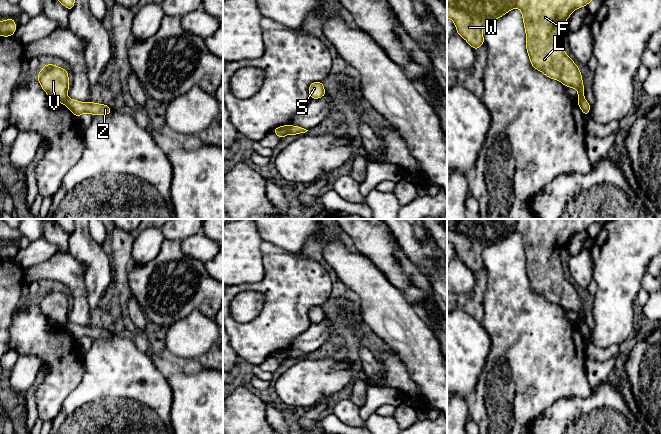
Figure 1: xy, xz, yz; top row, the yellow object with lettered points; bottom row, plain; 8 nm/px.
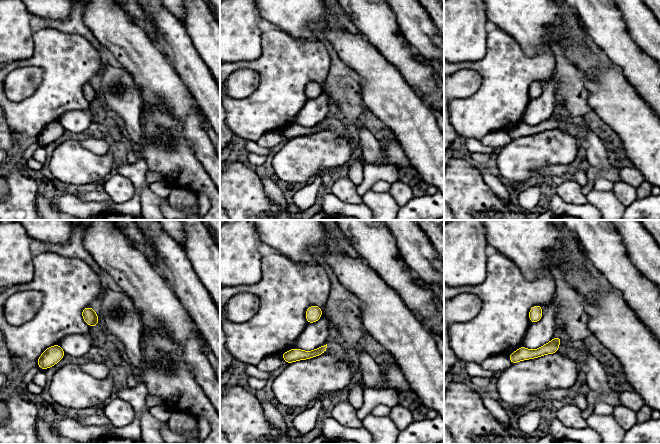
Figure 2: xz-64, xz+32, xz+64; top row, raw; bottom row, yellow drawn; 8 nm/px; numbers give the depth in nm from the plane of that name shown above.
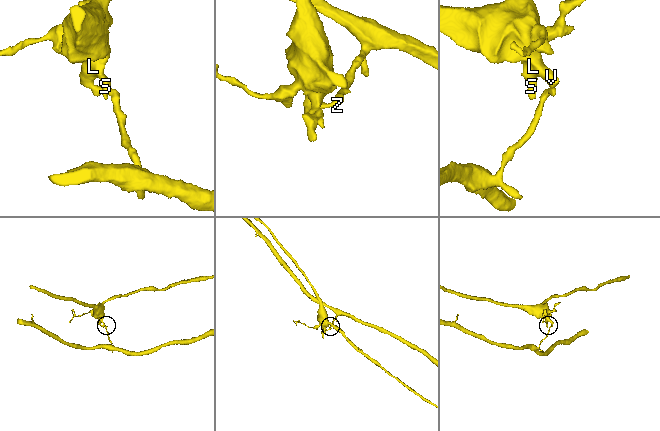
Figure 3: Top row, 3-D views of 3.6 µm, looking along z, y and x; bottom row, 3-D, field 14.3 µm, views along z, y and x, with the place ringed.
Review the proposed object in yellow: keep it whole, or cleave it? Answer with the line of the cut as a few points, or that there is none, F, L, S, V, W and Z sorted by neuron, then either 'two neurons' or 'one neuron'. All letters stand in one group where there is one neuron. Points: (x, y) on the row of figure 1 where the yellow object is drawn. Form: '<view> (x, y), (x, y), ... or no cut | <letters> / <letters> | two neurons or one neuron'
xz (290, 125), (287, 133) | F L S V W / Z | two neurons

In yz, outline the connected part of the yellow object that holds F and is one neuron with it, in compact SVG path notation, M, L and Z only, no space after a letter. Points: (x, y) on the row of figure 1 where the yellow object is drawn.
M447 0L447 18L453 20L457 34L463 37L473 49L484 44L482 29L492 20L502 17L514 8L522 12L526 30L526 49L532 66L547 77L555 79L578 91L578 99L584 99L584 86L579 67L564 51L560 26L567 21L571 13L591 0Z

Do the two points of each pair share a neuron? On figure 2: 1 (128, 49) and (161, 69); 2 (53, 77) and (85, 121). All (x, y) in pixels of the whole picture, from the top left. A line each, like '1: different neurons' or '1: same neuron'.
1: same neuron
2: different neurons

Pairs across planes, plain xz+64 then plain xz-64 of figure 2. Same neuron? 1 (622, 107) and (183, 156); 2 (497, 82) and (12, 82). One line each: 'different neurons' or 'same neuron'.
1: different neurons
2: different neurons

